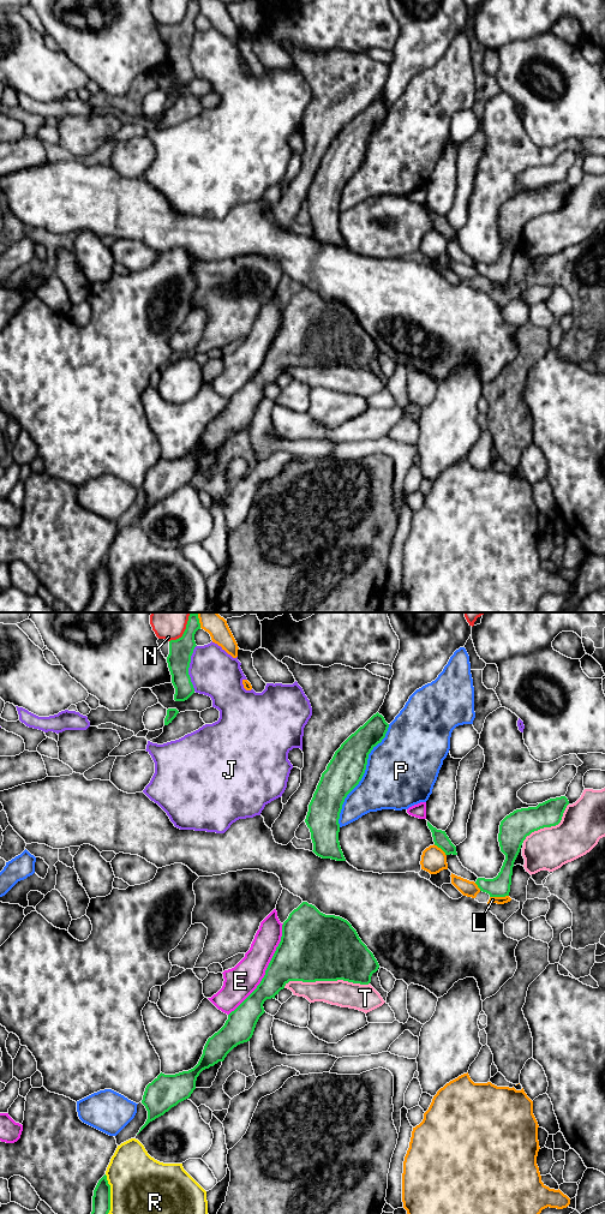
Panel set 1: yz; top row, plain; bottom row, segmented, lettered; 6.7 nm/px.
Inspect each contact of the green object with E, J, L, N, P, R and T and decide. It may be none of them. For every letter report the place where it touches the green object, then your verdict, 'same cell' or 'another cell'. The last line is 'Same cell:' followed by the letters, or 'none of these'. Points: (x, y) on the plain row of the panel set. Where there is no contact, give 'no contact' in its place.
E: yz (267, 354) | another cell
J: yz (189, 52) | another cell
L: yz (498, 281) | another cell
N: yz (184, 17) | another cell
P: yz (363, 160) | another cell
R: yz (109, 579) | another cell
T: yz (325, 365) | another cell
Same cell: none of these

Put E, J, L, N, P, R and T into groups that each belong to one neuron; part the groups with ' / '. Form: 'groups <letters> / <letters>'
groups E / J / L / N / P / R / T

